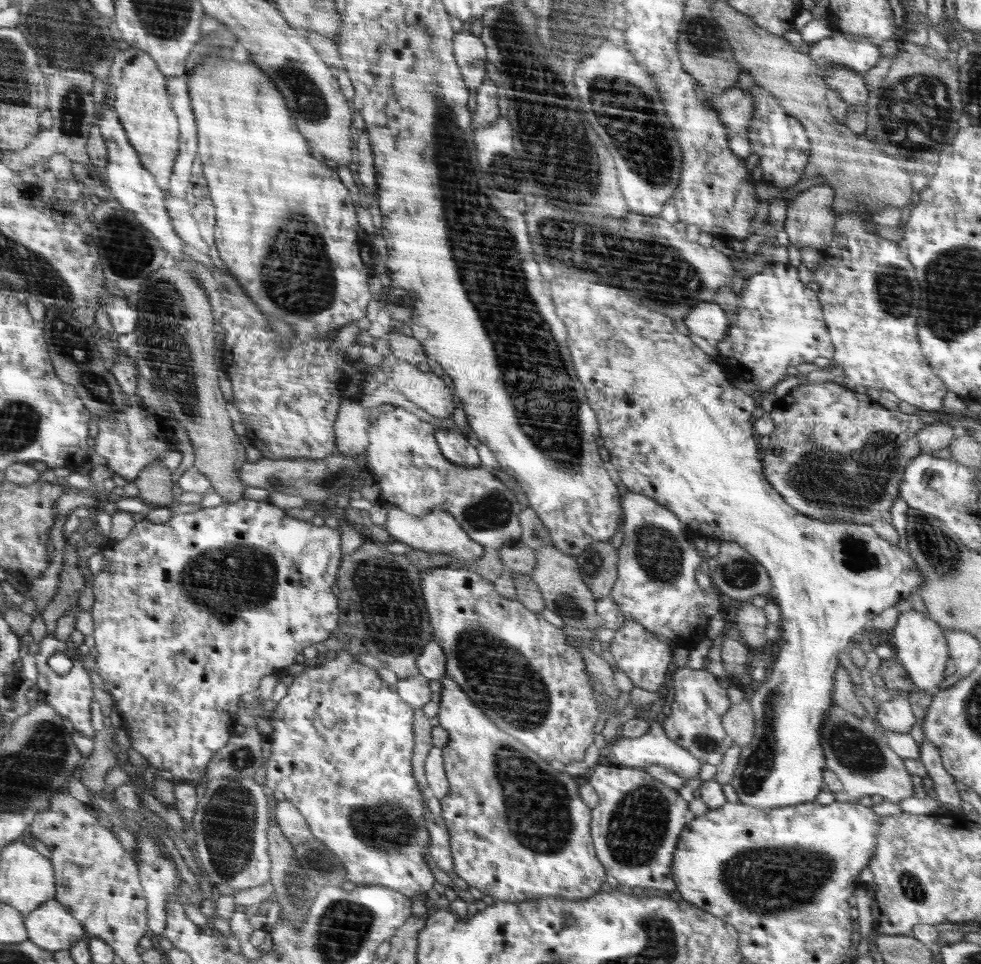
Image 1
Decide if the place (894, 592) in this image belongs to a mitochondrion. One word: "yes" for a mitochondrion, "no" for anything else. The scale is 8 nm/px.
no

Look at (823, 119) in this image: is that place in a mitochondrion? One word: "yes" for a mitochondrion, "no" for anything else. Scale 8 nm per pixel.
no

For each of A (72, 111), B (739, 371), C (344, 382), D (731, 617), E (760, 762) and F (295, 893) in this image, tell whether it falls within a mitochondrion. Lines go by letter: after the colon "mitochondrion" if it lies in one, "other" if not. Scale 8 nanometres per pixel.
A: mitochondrion
B: other
C: other
D: other
E: mitochondrion
F: mitochondrion

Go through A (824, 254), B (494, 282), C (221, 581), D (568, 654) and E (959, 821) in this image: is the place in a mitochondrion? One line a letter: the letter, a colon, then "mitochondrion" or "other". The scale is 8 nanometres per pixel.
A: other
B: mitochondrion
C: mitochondrion
D: other
E: other

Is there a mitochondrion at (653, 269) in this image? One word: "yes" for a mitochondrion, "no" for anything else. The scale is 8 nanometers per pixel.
yes

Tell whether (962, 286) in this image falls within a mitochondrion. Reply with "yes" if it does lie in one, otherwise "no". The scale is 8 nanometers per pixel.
yes

